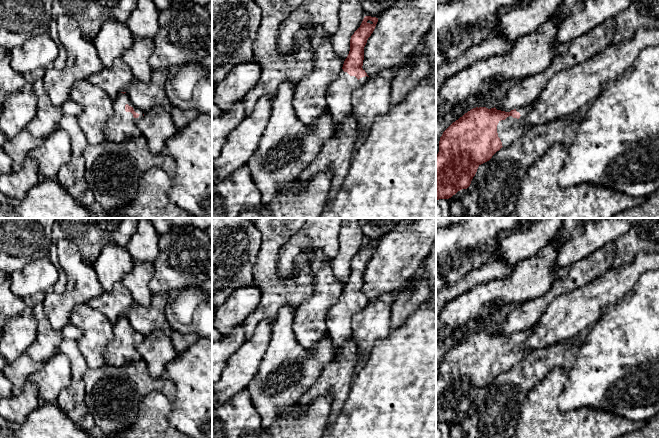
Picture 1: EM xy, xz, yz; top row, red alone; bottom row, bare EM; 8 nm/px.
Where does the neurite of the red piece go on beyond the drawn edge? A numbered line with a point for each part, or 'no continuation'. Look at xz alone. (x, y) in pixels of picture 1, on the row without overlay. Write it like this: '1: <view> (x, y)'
1: xz (339, 317)

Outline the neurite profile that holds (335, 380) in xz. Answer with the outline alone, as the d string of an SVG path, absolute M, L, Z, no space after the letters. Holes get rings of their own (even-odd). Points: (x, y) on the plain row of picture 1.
M350 335L342 349L325 365L318 379L301 397L299 401L301 409L306 410L313 400L321 396L331 396L331 413L327 426L331 425L340 415L350 393L356 375L354 369L360 357L358 347Z

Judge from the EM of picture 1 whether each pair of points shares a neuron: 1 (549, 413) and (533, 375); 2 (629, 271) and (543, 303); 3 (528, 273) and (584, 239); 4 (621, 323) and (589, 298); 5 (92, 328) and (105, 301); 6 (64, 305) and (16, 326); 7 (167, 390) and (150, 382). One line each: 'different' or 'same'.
1: different
2: different
3: different
4: different
5: different
6: different
7: same

